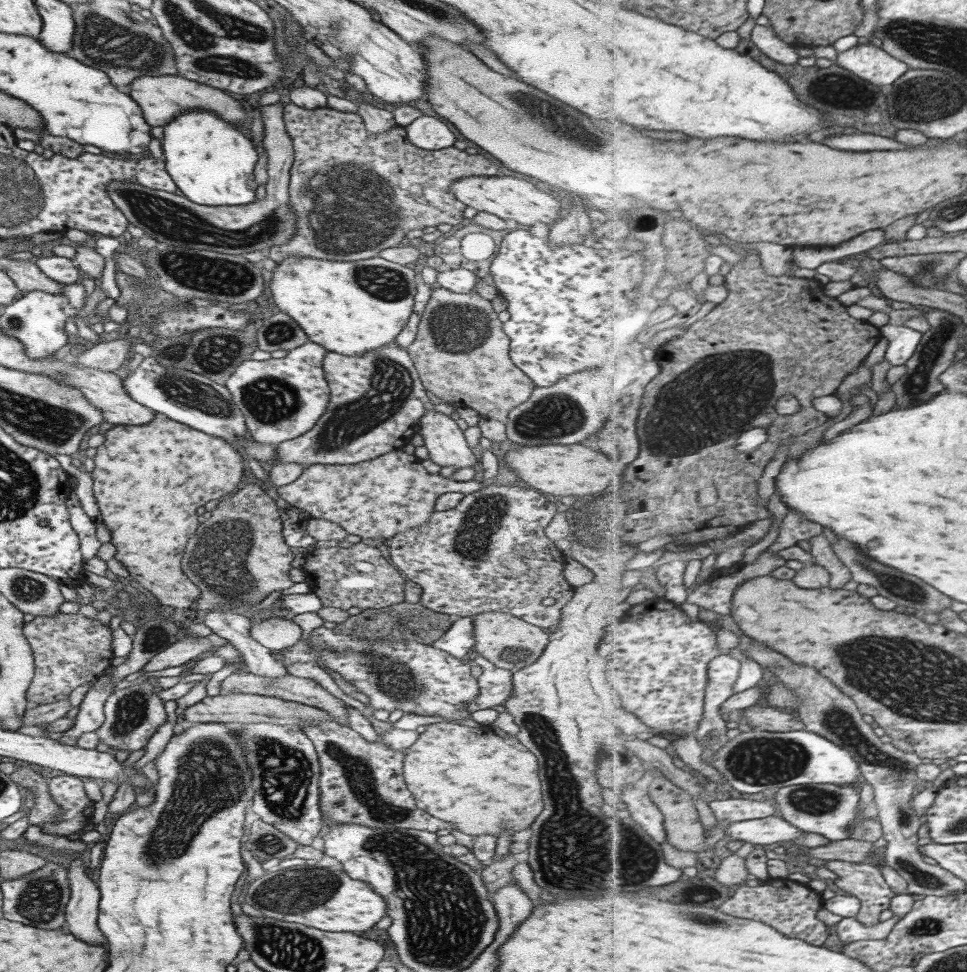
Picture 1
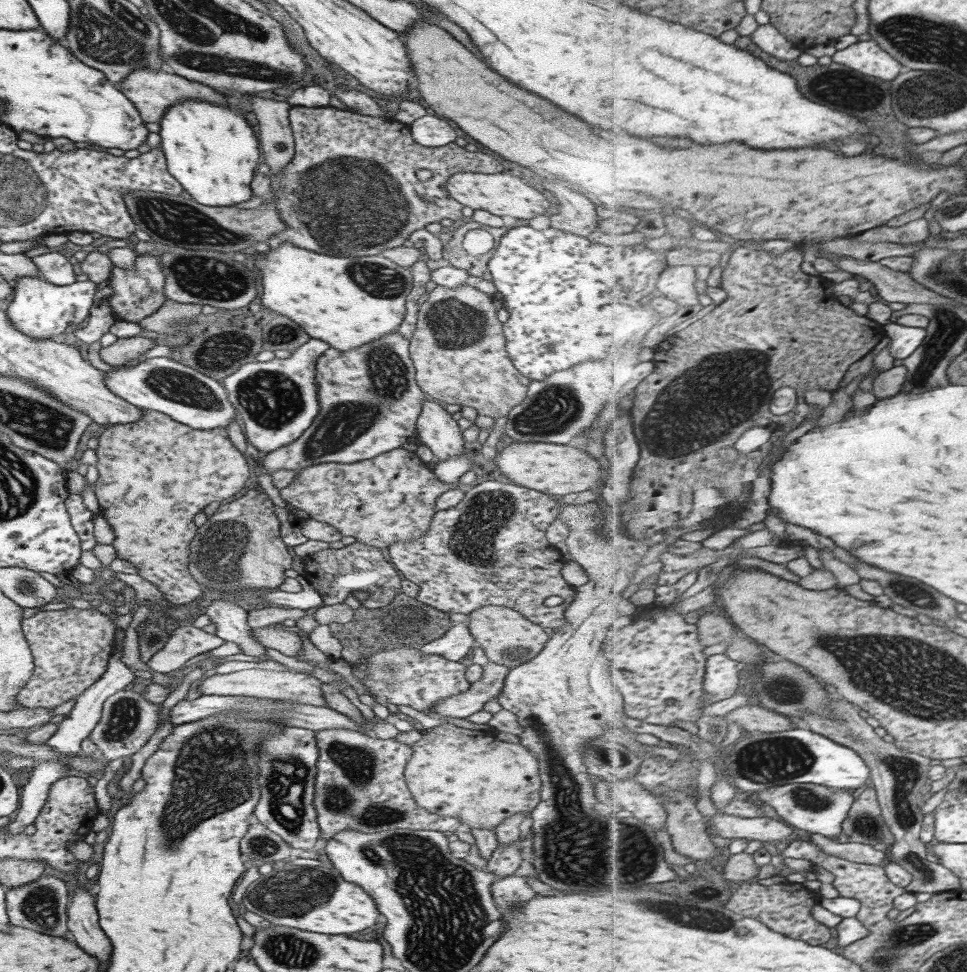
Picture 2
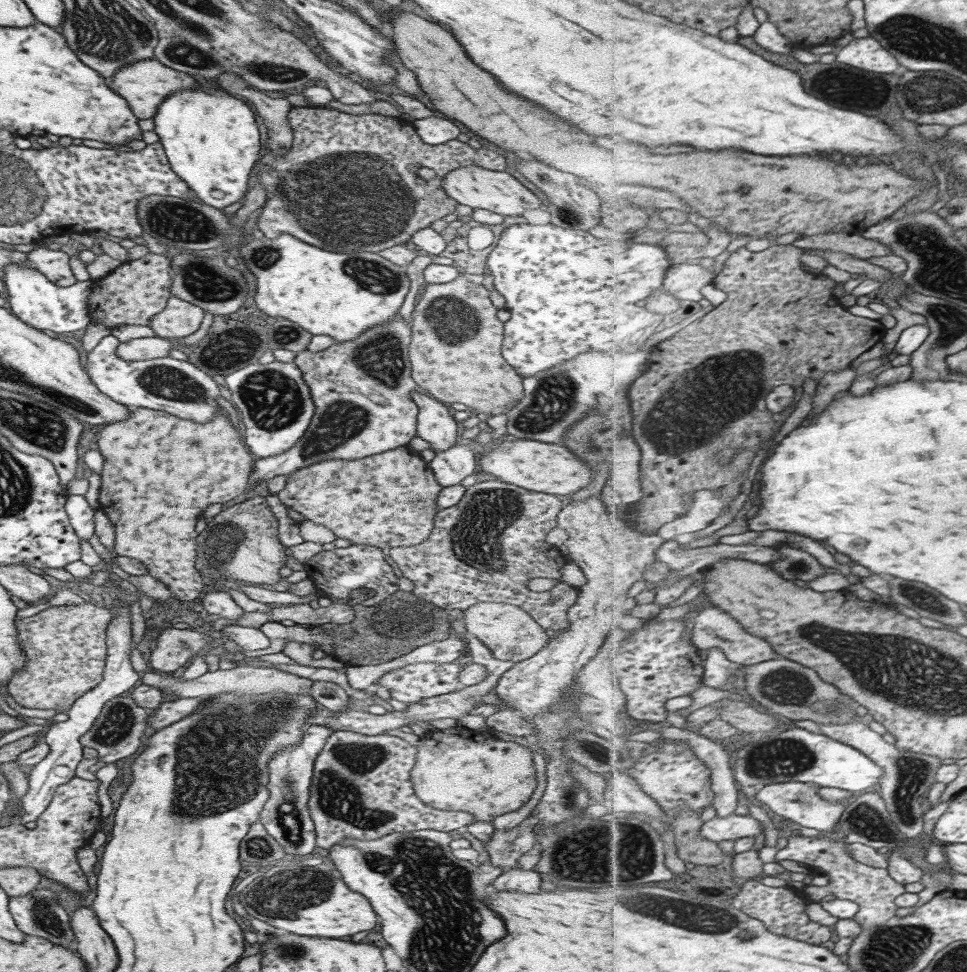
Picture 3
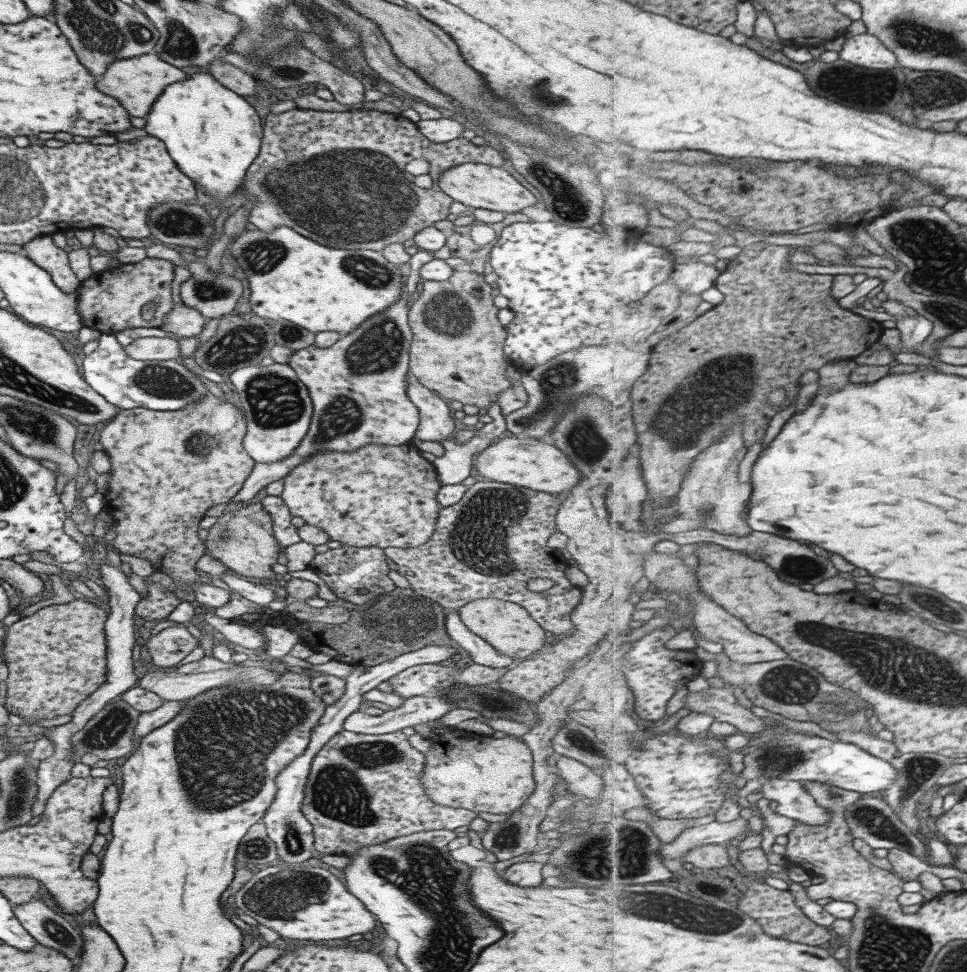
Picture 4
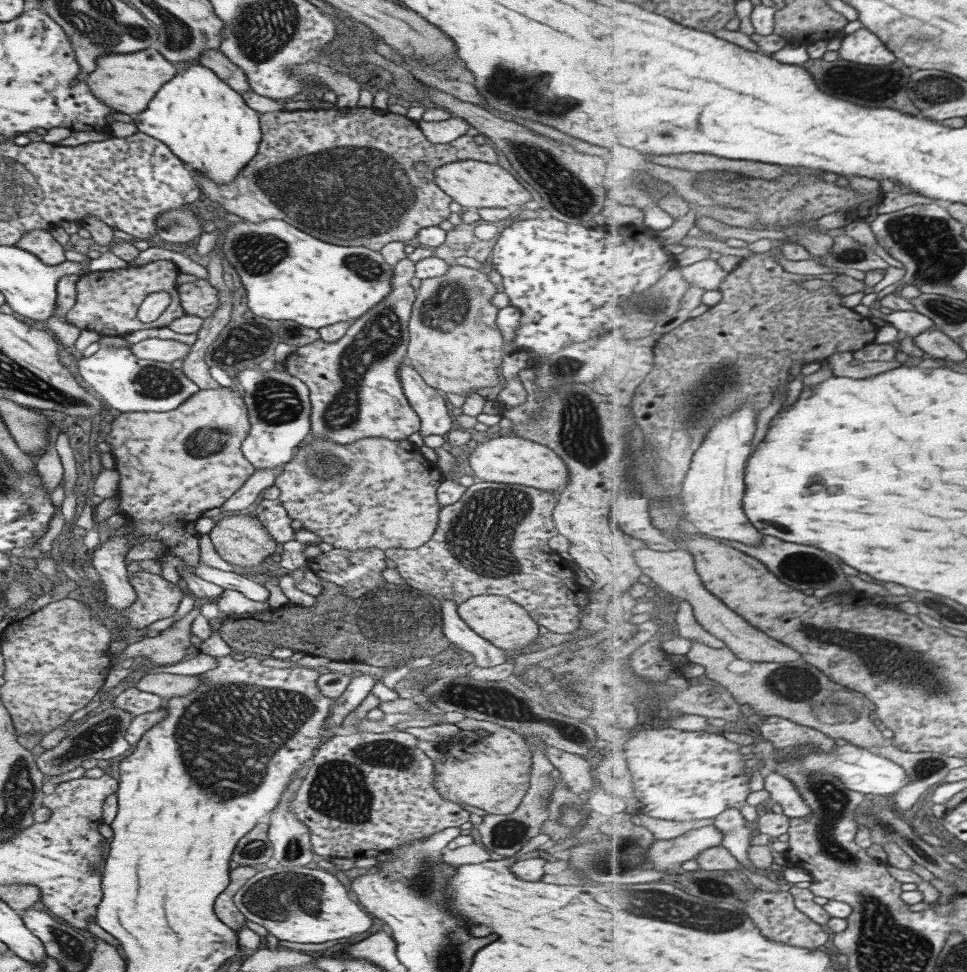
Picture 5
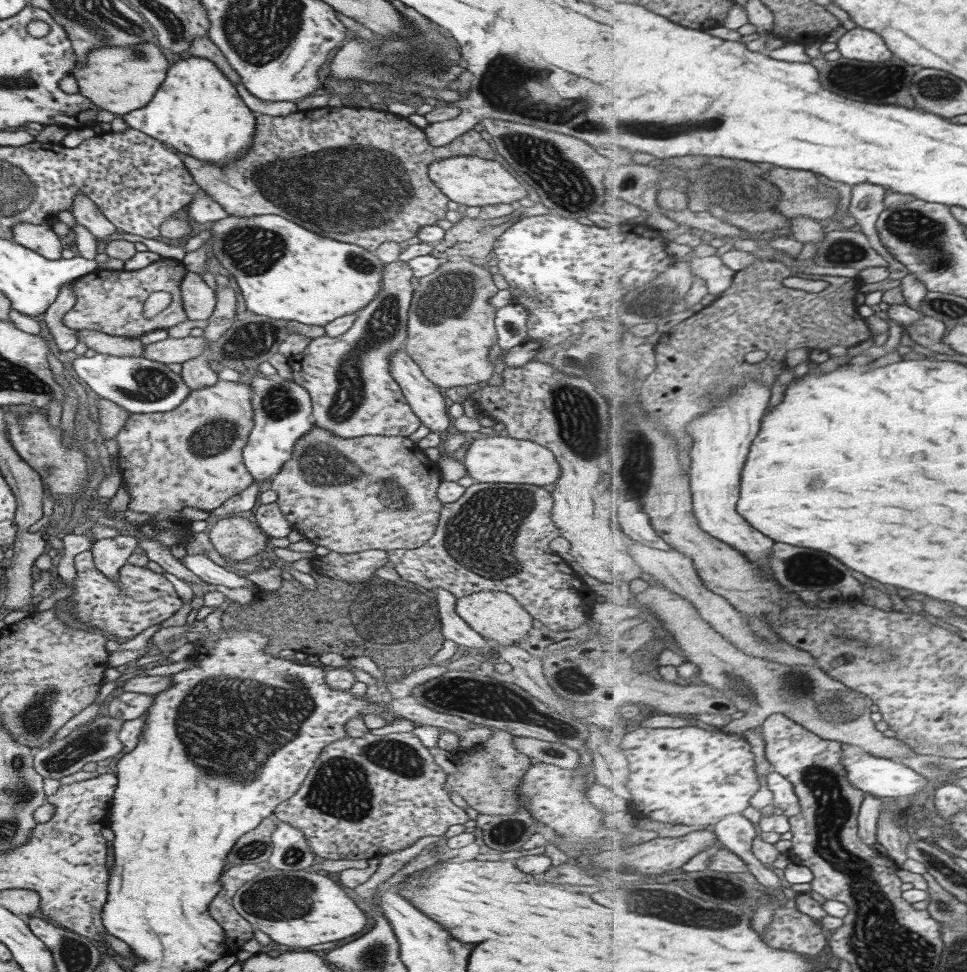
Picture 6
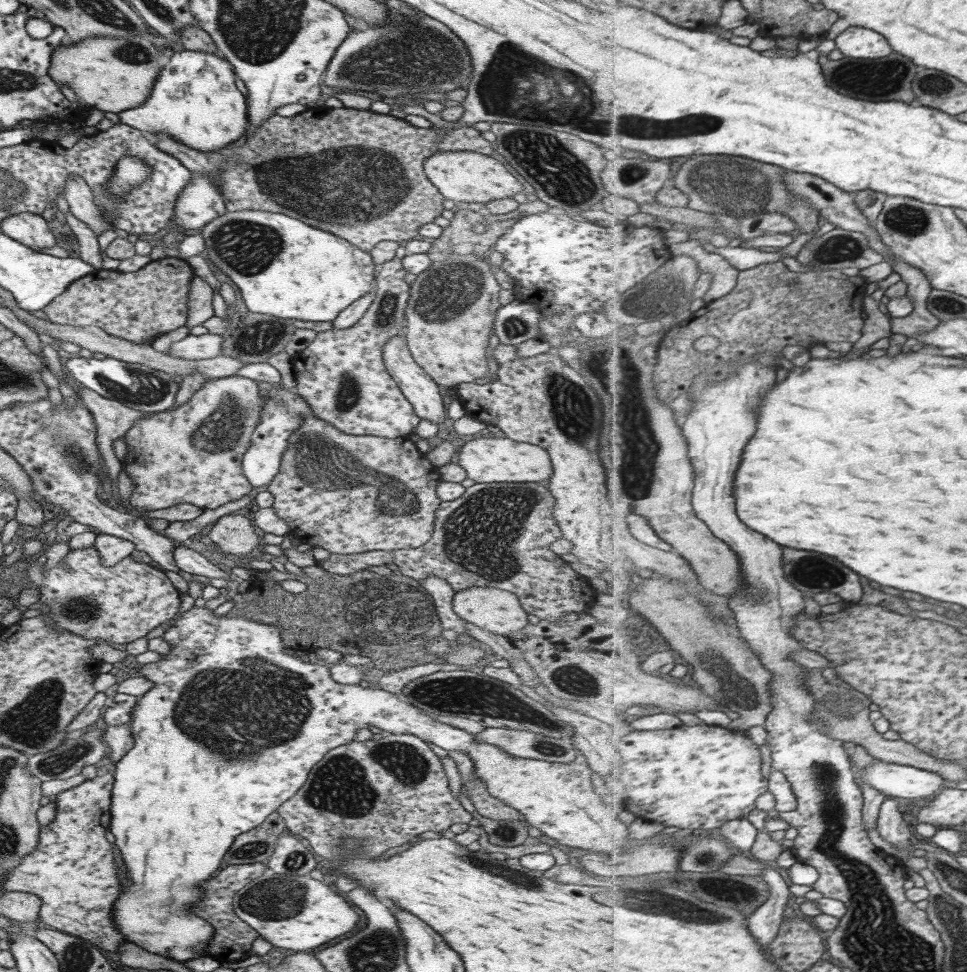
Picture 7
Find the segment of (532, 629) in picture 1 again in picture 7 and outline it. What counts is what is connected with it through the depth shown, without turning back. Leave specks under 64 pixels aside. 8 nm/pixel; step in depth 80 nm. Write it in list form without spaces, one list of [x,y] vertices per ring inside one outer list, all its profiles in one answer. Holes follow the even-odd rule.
[[[468,588],[454,592],[451,607],[453,613],[463,622],[502,637],[506,637],[509,632],[519,630],[528,624],[527,614],[521,609],[517,597],[497,588]]]

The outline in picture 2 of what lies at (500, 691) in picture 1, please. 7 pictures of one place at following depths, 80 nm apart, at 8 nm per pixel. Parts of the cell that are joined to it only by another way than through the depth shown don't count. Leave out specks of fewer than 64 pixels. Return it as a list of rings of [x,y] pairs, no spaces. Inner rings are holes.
[[[476,644],[471,650],[471,662],[482,668],[481,677],[471,683],[467,691],[436,700],[427,713],[431,712],[439,717],[466,719],[467,716],[481,711],[489,698],[499,694],[503,688],[503,679],[510,668],[487,660],[483,650],[477,648]]]

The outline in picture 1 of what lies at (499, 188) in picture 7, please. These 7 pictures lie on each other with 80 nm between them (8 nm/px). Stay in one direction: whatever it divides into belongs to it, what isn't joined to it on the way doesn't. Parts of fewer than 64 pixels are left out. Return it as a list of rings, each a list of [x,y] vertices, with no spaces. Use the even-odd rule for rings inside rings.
[[[497,176],[491,177],[467,177],[459,178],[459,180],[449,185],[449,190],[453,196],[469,208],[476,211],[488,212],[503,220],[515,220],[519,225],[531,226],[535,222],[543,222],[549,226],[559,215],[557,212],[559,202],[551,197],[545,190],[537,190],[533,184],[518,180],[513,176]]]

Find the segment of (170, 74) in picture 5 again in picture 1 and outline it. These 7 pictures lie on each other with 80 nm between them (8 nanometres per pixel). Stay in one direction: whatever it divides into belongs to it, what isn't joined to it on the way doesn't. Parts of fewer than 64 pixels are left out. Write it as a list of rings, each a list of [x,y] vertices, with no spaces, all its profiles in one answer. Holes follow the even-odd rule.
[[[147,75],[134,78],[125,89],[125,93],[135,100],[141,109],[145,123],[151,127],[163,127],[173,118],[185,114],[187,110],[203,110],[221,117],[223,122],[240,128],[245,119],[245,113],[238,99],[230,98],[227,92],[199,84],[179,75]]]

